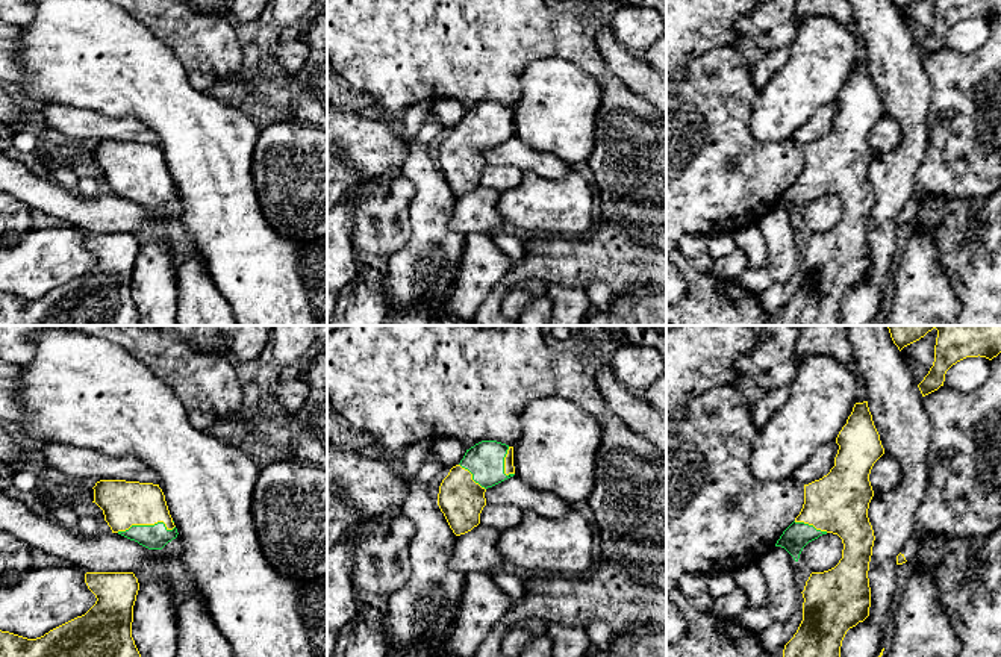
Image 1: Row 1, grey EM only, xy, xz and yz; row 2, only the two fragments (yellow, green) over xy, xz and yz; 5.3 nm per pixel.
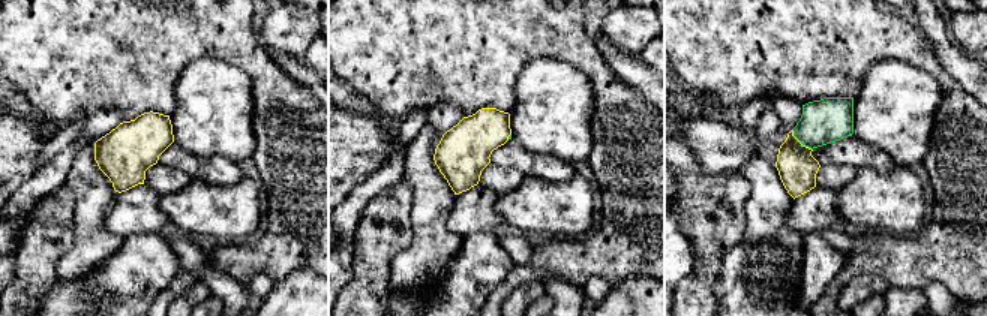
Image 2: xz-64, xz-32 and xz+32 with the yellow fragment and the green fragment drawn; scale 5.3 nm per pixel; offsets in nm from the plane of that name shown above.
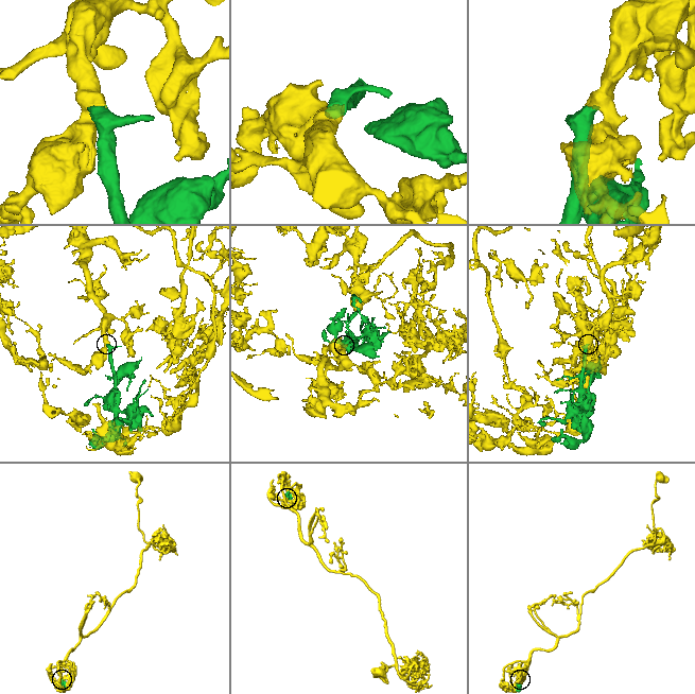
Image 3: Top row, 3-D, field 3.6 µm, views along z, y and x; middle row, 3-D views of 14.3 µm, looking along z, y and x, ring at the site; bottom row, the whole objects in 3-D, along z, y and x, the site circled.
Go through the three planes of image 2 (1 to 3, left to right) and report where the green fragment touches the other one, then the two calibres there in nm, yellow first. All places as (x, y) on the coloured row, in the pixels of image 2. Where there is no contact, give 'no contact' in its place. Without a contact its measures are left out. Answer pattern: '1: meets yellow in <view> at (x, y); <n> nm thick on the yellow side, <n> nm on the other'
1: no contact
2: meets yellow in xz-32 at (509, 135); 280 nm thick on the yellow side, 20 nm on the other
3: meets yellow in xz+32 at (798, 141); 200 nm thick on the yellow side, 240 nm on the other

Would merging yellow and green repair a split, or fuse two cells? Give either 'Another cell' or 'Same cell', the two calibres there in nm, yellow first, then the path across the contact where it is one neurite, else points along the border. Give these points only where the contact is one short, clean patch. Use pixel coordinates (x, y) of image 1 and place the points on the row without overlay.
Same cell. Thickness 240 nm (yellow) against 130 nm. Path across: xy (124, 164), (146, 185), (156, 197)

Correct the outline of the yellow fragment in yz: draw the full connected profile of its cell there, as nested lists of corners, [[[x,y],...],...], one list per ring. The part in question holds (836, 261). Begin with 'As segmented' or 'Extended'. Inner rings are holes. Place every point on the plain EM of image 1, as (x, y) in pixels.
Extended. [[[868,62],[856,64],[847,85],[836,98],[839,106],[834,127],[827,136],[804,145],[804,165],[795,182],[783,192],[775,207],[784,209],[798,223],[803,209],[822,195],[833,194],[842,200],[839,224],[824,233],[812,233],[806,242],[803,282],[794,298],[784,306],[783,325],[839,325],[840,307],[847,292],[869,277],[871,248],[869,223],[874,191],[868,179],[874,151],[869,135],[884,115],[880,95],[874,86]]]

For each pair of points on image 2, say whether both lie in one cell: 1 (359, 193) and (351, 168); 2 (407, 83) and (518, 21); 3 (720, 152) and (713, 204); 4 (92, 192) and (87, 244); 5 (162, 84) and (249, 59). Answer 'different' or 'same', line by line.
1: different
2: same
3: different
4: same
5: same

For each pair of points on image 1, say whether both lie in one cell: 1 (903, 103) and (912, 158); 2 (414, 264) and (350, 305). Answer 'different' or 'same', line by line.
1: same
2: different

